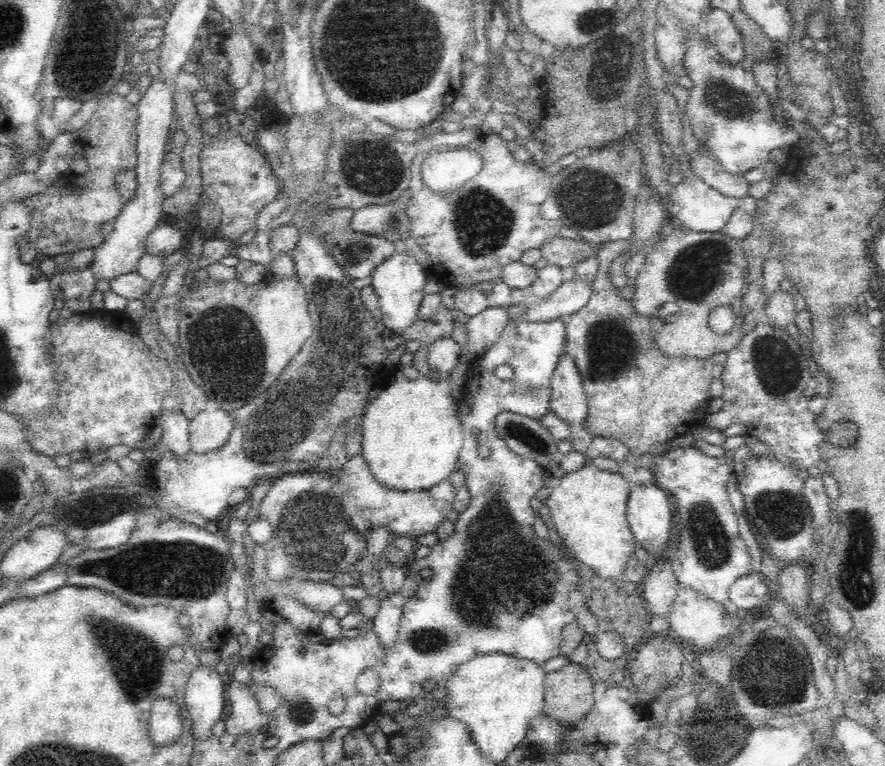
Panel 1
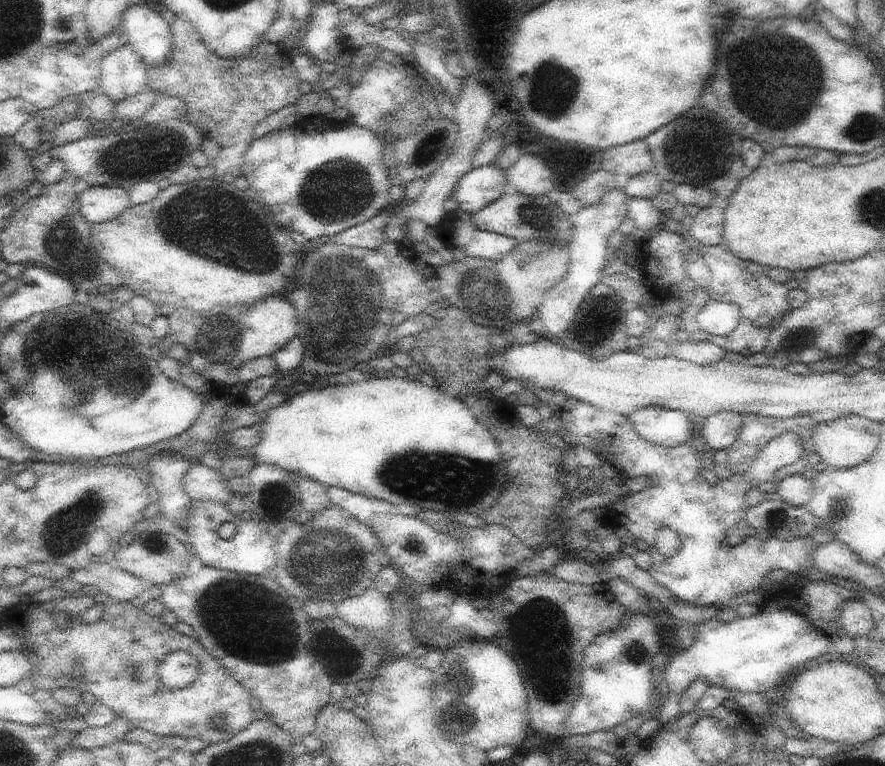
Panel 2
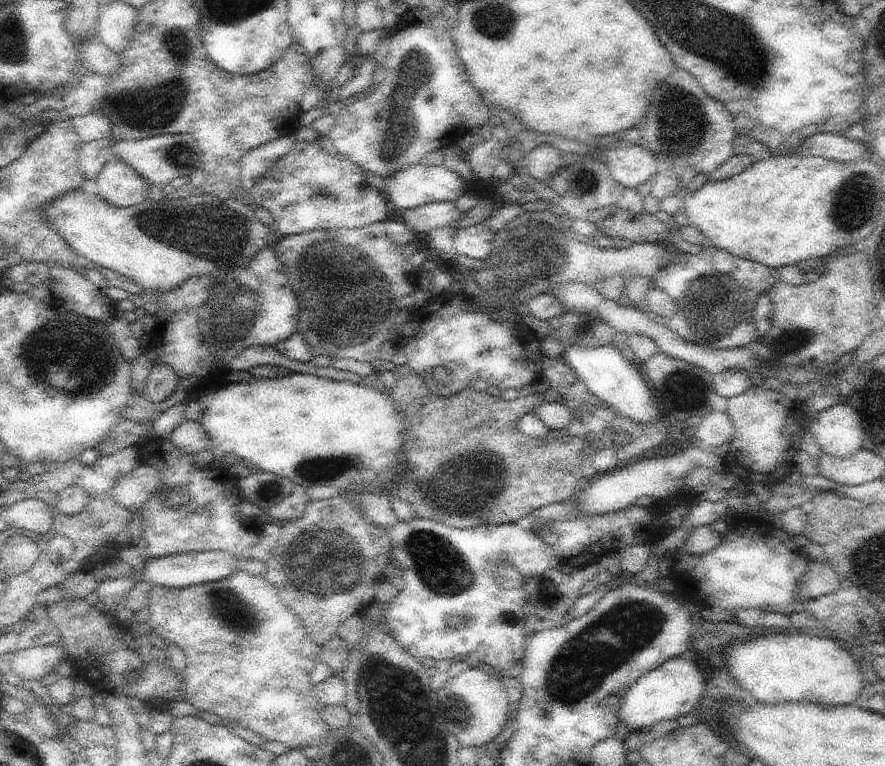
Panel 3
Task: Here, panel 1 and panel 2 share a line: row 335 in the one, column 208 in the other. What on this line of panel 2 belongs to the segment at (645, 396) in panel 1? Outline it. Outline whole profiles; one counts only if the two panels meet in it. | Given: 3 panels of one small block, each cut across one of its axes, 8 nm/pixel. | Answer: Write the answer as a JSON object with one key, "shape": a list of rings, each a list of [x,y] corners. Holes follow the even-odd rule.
{"shape":[[[203,566],[193,576],[187,574],[169,586],[161,586],[159,600],[165,604],[167,614],[173,614],[179,622],[187,622],[193,628],[205,652],[231,672],[231,676],[253,696],[253,702],[267,714],[267,718],[283,728],[295,744],[301,744],[303,738],[315,730],[319,710],[333,702],[329,696],[333,680],[311,652],[311,618],[305,614],[303,604],[281,590],[283,588],[277,580],[267,580],[265,576],[235,574],[229,570]]]}

